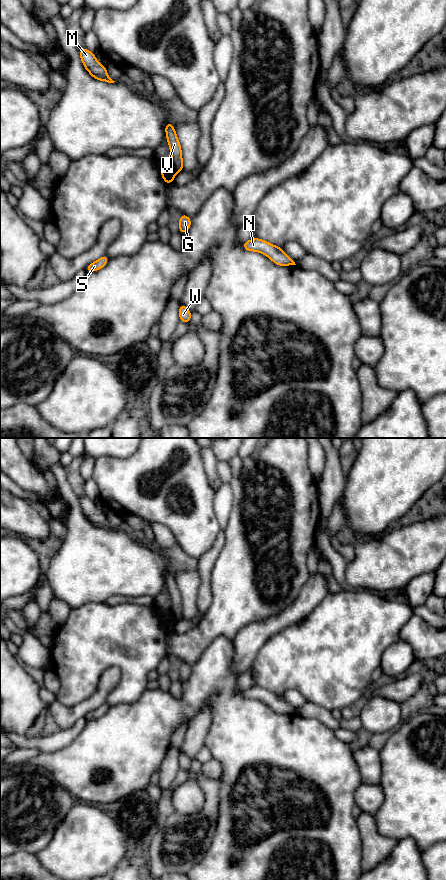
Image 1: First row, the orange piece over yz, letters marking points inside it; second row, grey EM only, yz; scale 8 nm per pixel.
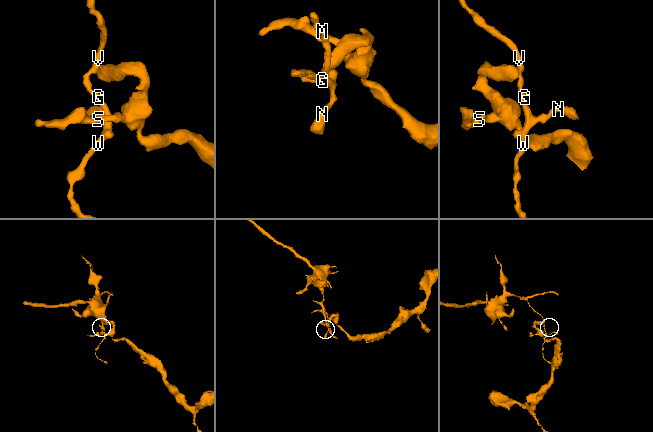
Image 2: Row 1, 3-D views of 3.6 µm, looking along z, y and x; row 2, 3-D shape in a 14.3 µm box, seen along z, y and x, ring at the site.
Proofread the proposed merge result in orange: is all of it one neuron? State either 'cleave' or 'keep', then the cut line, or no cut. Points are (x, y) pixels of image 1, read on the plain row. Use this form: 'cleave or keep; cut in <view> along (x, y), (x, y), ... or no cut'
cleave; cut in yz along (170, 613), (176, 620)

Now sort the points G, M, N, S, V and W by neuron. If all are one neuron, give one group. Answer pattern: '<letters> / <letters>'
G M N V W / S

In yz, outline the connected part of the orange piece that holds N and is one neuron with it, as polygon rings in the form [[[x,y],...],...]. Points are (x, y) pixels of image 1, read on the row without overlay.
[[[253,686],[243,691],[243,696],[247,699],[260,700],[271,707],[276,713],[290,714],[295,710],[282,698],[281,695],[272,693],[262,687]]]

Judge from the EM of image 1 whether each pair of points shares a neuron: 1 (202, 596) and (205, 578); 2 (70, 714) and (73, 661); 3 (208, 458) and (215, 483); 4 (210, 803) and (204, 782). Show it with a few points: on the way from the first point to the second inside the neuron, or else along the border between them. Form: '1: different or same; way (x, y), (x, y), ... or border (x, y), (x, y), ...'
1: same; way (204, 592), (205, 582)
2: different; border (92, 694), (73, 705), (63, 705), (56, 699)
3: same; way (210, 464), (213, 477)
4: same; way (210, 798), (209, 787)

